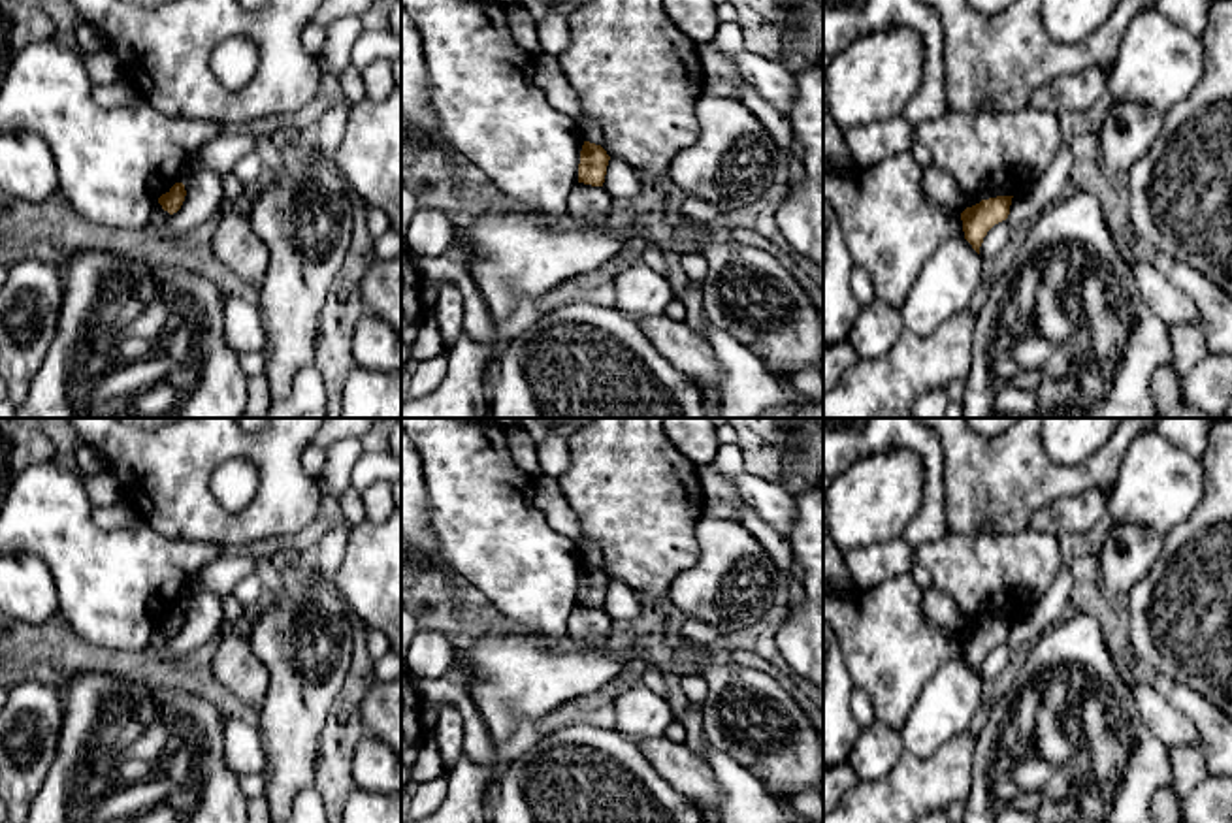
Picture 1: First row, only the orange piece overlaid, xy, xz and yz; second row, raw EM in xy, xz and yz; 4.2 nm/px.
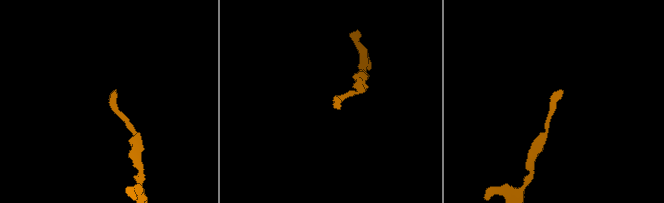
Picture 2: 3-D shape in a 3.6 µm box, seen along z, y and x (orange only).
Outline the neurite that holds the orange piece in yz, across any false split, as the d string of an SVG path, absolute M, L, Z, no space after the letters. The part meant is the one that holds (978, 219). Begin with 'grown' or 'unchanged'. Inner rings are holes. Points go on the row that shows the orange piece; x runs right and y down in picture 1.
unchanged; M997 196L981 200L961 213L965 239L980 254L980 247L987 232L1008 218L1013 196Z

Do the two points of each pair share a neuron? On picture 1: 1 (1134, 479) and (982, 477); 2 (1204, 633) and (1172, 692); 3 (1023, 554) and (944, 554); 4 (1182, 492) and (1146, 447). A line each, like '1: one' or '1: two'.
1: two
2: two
3: one
4: one

